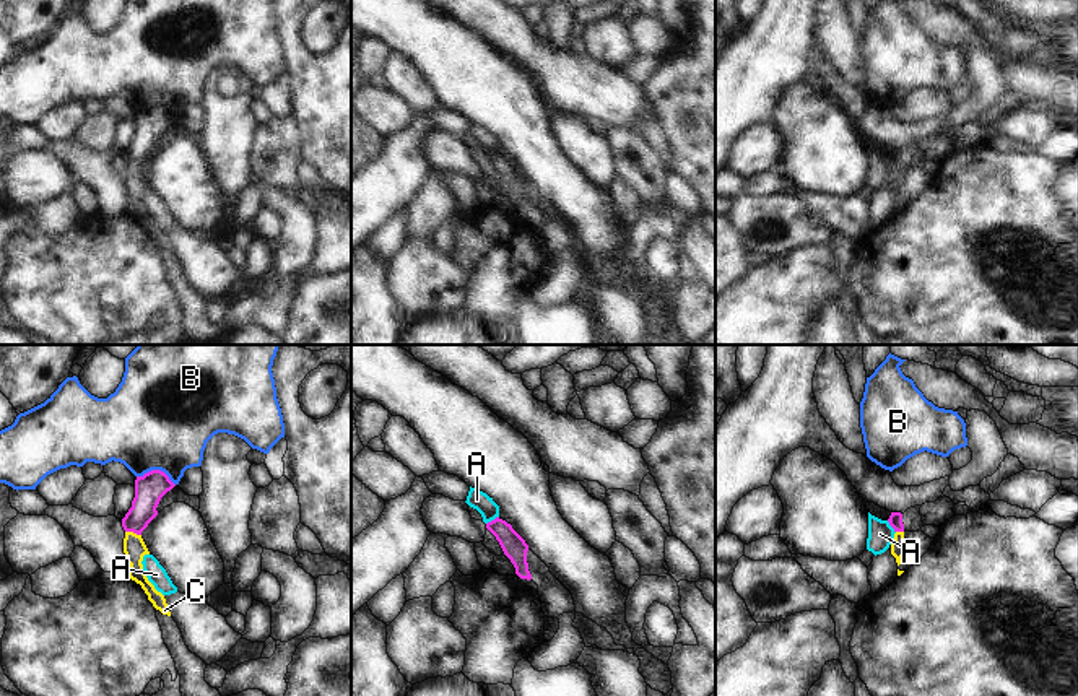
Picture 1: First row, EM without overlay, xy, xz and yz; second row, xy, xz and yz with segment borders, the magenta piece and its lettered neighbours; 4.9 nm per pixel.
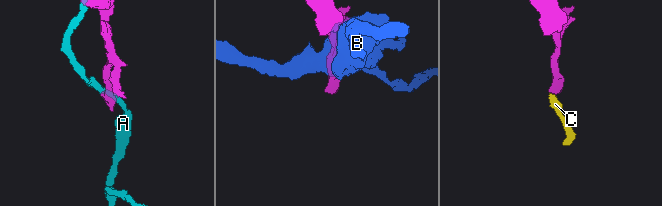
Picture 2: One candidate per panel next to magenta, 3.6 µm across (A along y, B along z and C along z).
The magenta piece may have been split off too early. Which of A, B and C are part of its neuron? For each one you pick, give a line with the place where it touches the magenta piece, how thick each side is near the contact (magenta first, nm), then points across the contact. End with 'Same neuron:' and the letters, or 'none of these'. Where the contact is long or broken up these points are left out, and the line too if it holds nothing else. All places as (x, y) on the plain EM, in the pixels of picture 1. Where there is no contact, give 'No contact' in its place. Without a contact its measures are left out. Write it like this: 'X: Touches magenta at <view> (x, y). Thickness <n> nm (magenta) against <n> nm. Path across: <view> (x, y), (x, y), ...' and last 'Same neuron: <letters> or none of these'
C: Touches magenta at xy (134, 168). Thickness 150 nm (magenta) against 110 nm. Path across: xy (152, 122), (134, 168), (134, 182)
Same neuron: C.

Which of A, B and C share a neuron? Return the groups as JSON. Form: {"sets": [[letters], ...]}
{"sets": [["A"], ["B"], ["C"]]}

